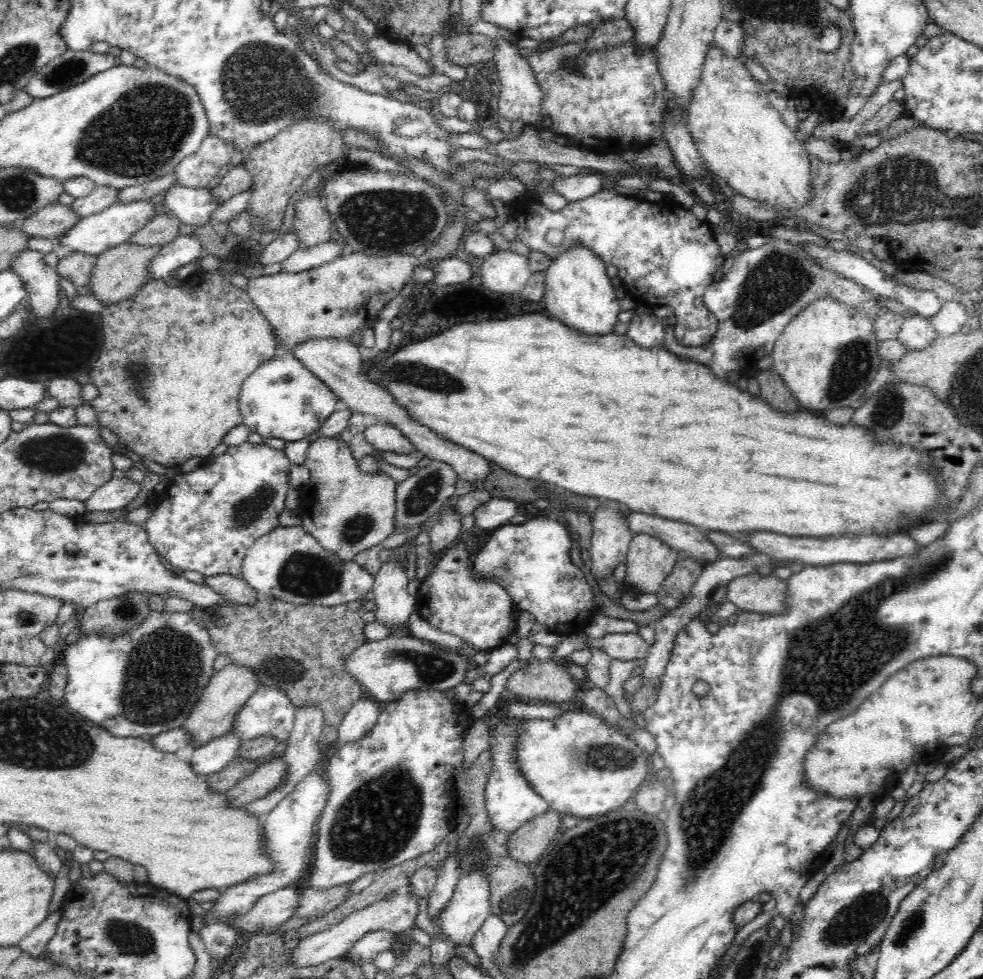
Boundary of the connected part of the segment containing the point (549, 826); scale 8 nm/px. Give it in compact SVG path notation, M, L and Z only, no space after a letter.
M552 810L533 816L507 838L508 855L528 865L541 859L558 838L562 819L562 814Z

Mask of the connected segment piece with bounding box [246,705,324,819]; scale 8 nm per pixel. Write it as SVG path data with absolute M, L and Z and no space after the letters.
M304 705L295 709L295 723L293 724L293 731L287 740L287 746L282 754L284 763L288 765L288 774L284 776L284 782L278 784L270 794L250 802L246 805L246 811L254 813L256 817L264 819L266 815L287 795L295 789L295 786L302 780L309 772L314 771L314 766L320 760L320 734L324 724L324 711L320 711L318 705Z

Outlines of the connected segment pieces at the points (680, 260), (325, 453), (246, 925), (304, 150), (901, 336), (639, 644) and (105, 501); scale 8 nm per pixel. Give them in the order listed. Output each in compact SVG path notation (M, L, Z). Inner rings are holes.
M613 190L599 191L587 199L568 204L559 211L551 211L542 204L532 191L522 198L506 204L509 213L516 221L517 238L526 243L531 251L540 251L550 257L569 249L572 245L584 245L592 249L612 272L621 278L622 286L637 304L657 304L672 306L677 318L676 330L679 343L687 347L708 344L717 331L718 319L704 306L703 294L709 284L720 275L720 270L727 256L720 253L716 243L713 227L706 219L699 219L690 209L684 208L677 199L662 198L648 202L638 196L615 194ZM549 230L562 230L563 240L557 246L550 245L546 240Z
M318 437L306 452L306 468L310 473L309 481L300 487L299 505L295 511L302 519L301 528L316 538L328 551L336 553L342 561L354 561L354 556L372 546L382 543L395 532L396 482L384 471L364 473L358 468L348 446L339 437Z
M287 886L262 896L247 913L234 920L226 920L233 929L248 933L267 932L287 922L299 905L299 889Z
M306 118L292 122L270 140L254 146L245 153L243 167L251 174L252 192L247 209L251 218L261 220L261 232L278 230L282 226L286 205L303 186L305 180L318 169L334 160L346 158L348 147L342 142L344 131L332 128L323 118Z
M912 315L905 318L896 339L906 346L906 350L919 351L932 344L937 335L929 318Z
M634 632L622 634L609 634L602 638L586 640L586 647L590 650L601 648L611 659L618 658L621 661L636 661L646 658L649 645Z
M128 477L113 478L84 500L85 511L108 512L128 506L140 492L140 483Z

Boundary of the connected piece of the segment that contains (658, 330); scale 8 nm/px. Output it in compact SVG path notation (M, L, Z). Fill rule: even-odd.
M636 315L632 317L627 333L642 348L663 346L664 328L656 315Z

